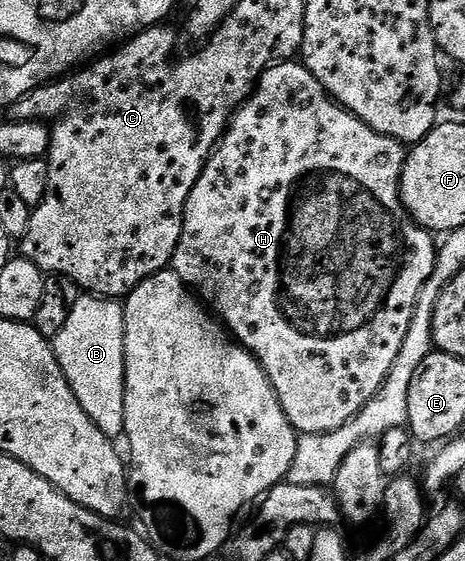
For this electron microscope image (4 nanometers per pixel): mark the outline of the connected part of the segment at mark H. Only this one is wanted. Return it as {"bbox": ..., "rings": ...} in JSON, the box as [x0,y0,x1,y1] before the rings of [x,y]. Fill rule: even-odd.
{"bbox":[173,59,438,434],"rings":[[[291,59],[272,65],[258,80],[257,89],[235,114],[230,128],[206,161],[196,187],[192,187],[180,243],[174,252],[173,271],[217,314],[234,340],[249,349],[261,363],[290,426],[299,434],[331,433],[344,427],[344,423],[353,419],[374,398],[376,391],[380,391],[388,379],[388,371],[392,371],[392,363],[396,363],[396,355],[400,355],[400,347],[404,347],[404,335],[408,335],[408,323],[412,323],[412,311],[416,311],[420,287],[424,287],[424,283],[428,283],[428,275],[432,275],[432,267],[438,258],[435,234],[416,224],[402,202],[402,168],[406,154],[402,142],[377,133],[355,113],[343,109],[318,82],[316,75],[312,75],[312,71]]]}

